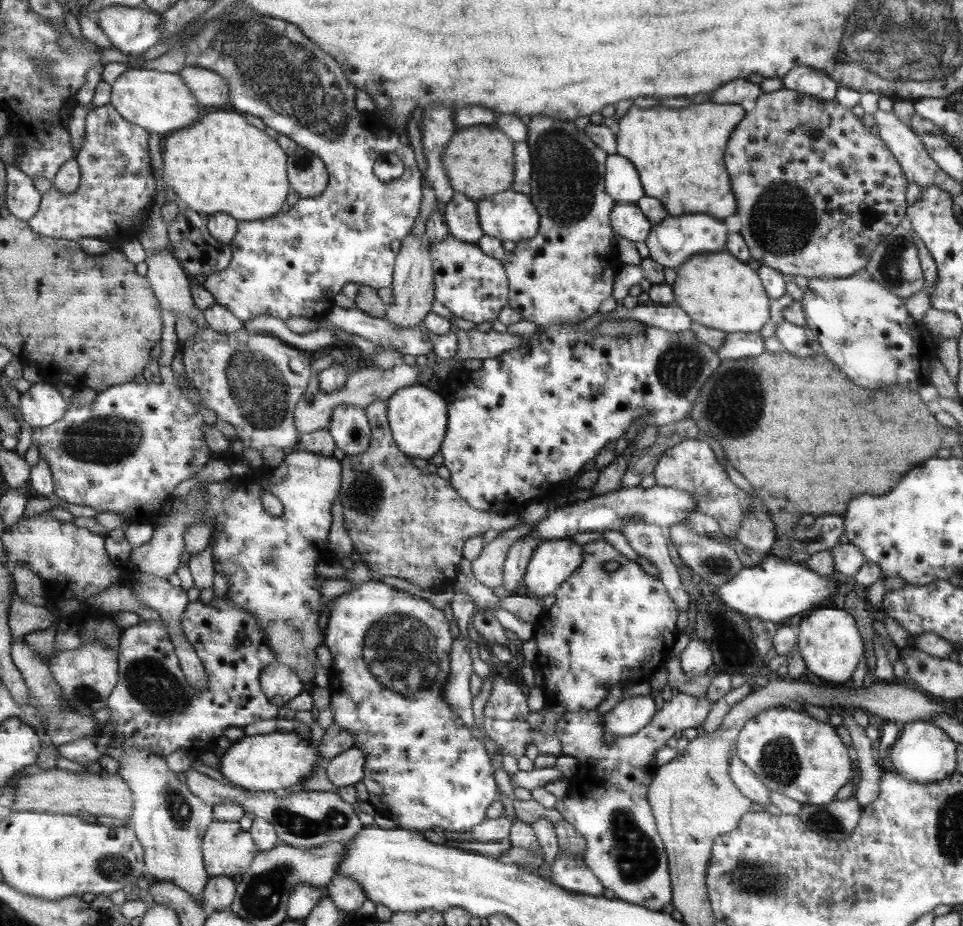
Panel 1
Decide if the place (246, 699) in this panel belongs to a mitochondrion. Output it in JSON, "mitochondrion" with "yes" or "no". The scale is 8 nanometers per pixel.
{"mitochondrion":"no"}

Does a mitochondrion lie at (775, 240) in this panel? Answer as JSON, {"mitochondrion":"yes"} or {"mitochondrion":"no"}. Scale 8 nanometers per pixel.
{"mitochondrion":"yes"}

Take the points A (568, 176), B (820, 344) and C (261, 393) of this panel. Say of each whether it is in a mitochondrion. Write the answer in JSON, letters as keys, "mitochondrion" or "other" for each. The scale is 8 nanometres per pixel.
{"A":"mitochondrion","B":"other","C":"mitochondrion"}

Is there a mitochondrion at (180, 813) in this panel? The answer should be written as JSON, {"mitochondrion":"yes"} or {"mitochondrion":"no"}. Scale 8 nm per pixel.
{"mitochondrion":"yes"}

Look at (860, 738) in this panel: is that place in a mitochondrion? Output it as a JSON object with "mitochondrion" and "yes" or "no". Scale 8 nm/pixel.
{"mitochondrion":"no"}

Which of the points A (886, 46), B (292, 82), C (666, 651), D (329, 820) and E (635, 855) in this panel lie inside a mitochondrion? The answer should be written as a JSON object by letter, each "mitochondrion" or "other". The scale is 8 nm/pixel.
{"A":"mitochondrion","B":"mitochondrion","C":"other","D":"mitochondrion","E":"mitochondrion"}

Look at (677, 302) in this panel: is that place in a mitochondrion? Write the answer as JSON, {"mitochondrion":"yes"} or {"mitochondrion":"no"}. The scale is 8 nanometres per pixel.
{"mitochondrion":"no"}

